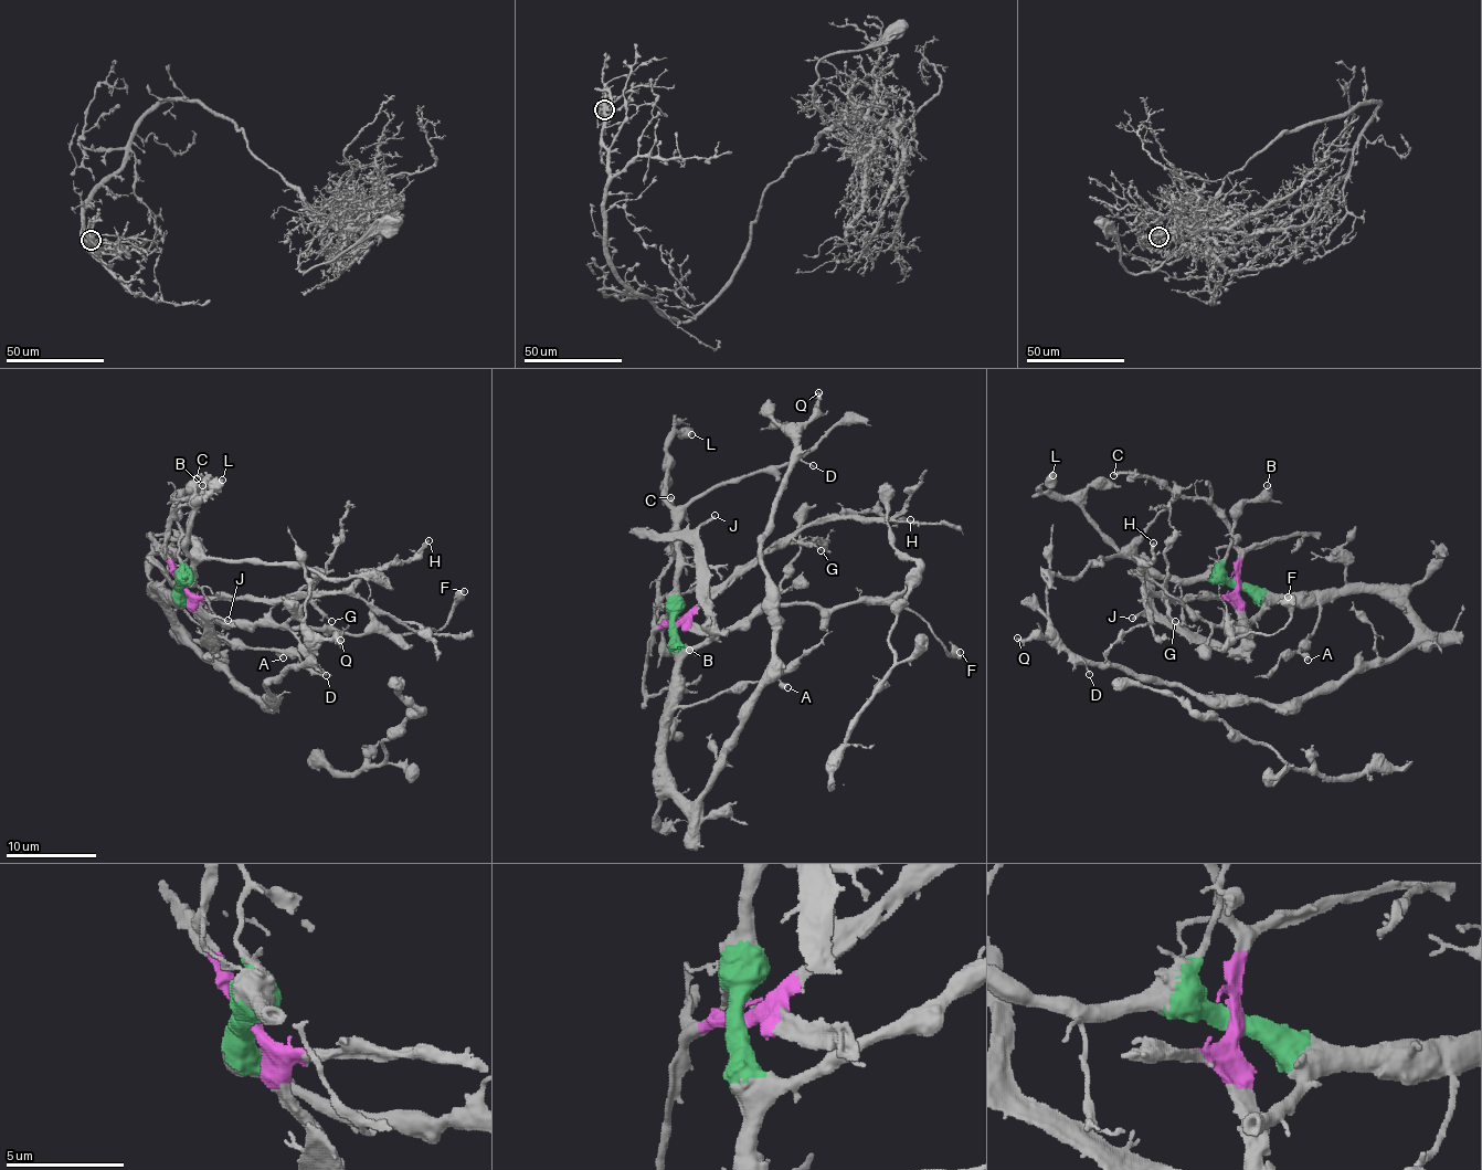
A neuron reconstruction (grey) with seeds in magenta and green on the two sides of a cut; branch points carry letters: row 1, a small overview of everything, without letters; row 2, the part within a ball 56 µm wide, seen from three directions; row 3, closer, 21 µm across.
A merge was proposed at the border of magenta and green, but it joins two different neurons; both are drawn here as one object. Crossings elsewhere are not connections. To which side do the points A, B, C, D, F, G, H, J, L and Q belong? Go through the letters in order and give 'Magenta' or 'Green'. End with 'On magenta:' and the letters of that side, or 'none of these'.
A: Green
B: Green
C: Magenta
D: Green
F: Green
G: Magenta
H: Magenta
J: Magenta
L: Green
Q: Green
On magenta: C, G, H, J

